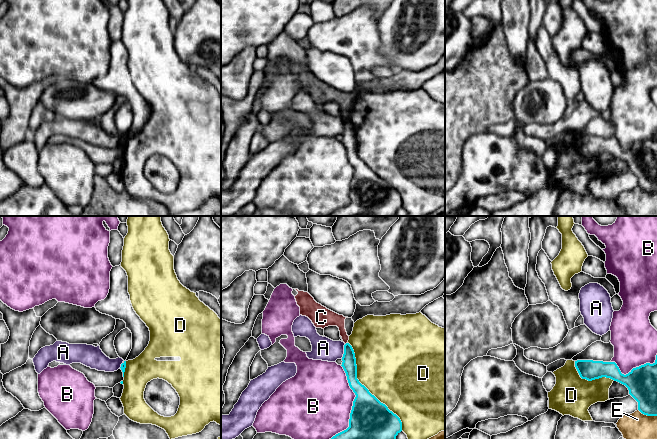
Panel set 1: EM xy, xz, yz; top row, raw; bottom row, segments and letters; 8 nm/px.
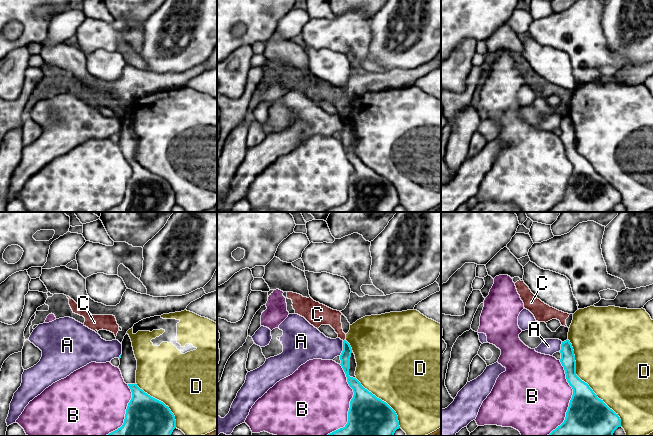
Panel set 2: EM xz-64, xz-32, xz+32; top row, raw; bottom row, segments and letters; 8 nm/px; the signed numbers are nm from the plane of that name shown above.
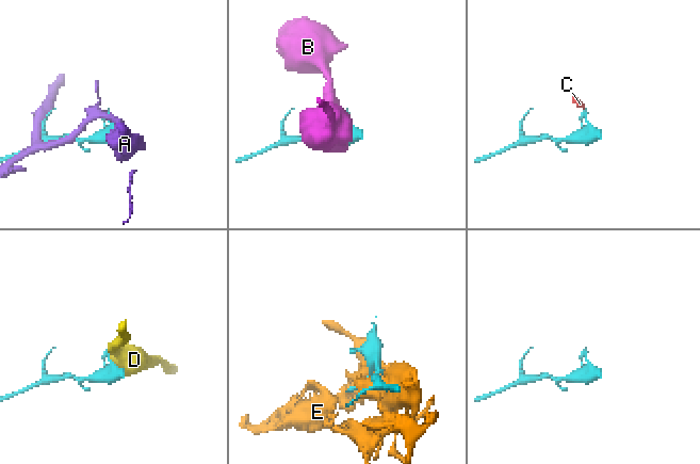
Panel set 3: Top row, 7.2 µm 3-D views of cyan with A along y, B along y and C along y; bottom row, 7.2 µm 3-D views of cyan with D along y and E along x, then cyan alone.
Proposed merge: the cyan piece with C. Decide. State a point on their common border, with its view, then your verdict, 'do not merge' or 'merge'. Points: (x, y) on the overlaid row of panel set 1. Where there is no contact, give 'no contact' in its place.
meets cyan in xz at (346, 343); do not merge

